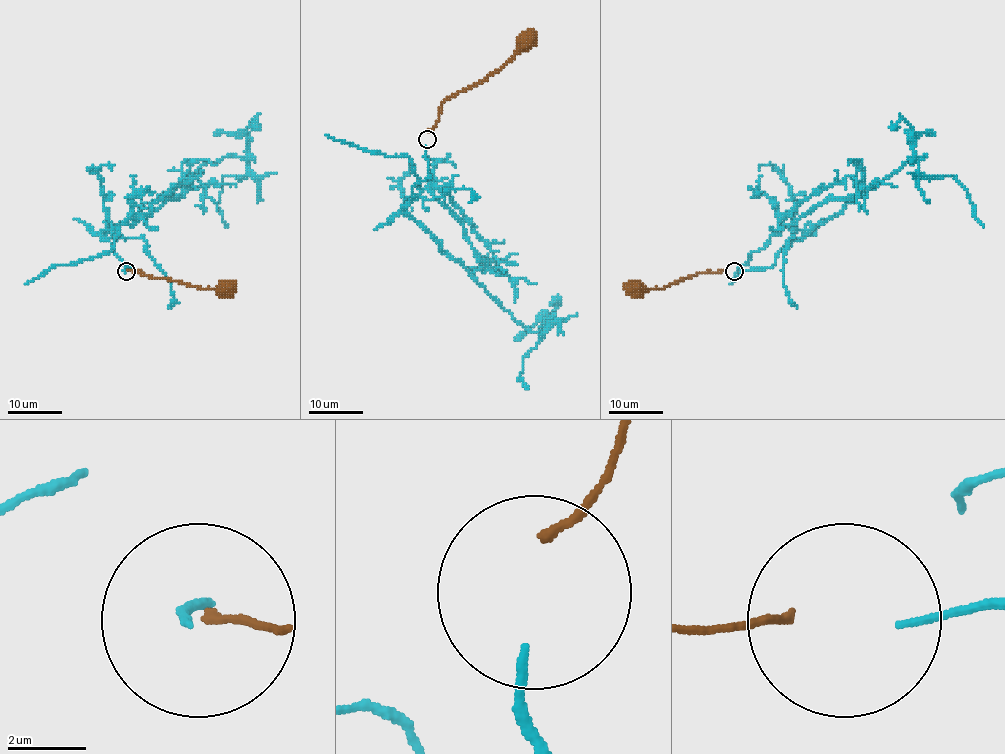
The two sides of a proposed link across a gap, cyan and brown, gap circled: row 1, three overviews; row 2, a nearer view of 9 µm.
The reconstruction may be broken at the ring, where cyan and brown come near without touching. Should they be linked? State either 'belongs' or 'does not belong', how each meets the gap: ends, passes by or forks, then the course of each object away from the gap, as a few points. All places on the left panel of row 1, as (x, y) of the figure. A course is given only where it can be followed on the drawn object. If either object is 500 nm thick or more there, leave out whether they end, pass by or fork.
belongs | cyan ends | brown ends | cyan via (125, 271), (115, 240), (101, 236), (231, 154), (247, 171), (221, 179), (227, 227) | brown via (127, 271), (167, 277), (197, 287), (224, 285)

